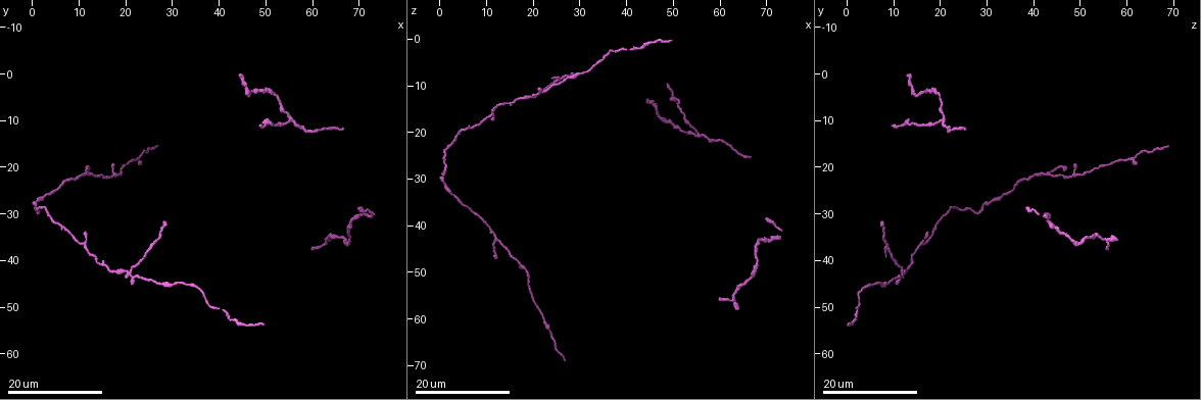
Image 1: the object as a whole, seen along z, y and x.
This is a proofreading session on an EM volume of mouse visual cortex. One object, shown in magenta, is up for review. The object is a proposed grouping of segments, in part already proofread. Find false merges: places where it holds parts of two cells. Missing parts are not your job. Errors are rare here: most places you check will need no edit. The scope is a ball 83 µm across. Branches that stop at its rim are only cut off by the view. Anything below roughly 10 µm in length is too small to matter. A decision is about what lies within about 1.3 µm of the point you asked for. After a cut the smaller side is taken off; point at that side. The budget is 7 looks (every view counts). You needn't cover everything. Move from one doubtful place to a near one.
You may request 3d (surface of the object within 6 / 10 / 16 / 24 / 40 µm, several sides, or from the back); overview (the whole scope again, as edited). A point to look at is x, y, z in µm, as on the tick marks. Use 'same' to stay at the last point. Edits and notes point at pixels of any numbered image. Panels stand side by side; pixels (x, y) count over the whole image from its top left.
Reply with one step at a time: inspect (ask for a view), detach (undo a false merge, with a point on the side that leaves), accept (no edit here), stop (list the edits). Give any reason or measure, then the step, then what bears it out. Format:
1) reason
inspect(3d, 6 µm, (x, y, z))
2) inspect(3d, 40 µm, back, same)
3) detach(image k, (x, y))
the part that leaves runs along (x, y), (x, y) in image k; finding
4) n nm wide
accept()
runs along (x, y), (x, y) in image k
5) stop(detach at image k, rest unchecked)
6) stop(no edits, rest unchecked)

three-way junction
inspect(3d, 16 µm, (55.5, 10.0, 21.0))

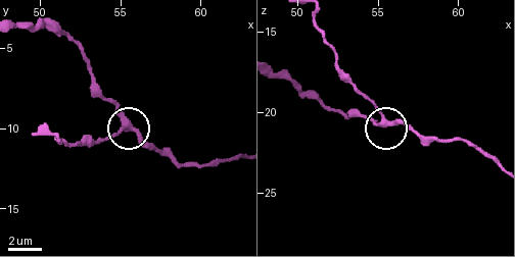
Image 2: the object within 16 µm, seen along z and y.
closer look
inspect(3d, 10 µm, (55.5, 9.8, 20.6))

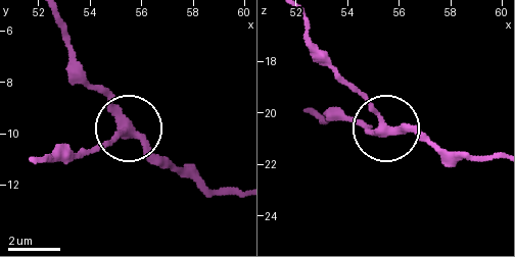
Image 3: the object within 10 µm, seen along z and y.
290 nm wide
detach(image 3, (105, 144))
the part that leaves runs along (127, 130), (76, 156), (45, 156) in image 3; two cells meet here

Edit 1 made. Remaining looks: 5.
inspect(overview)

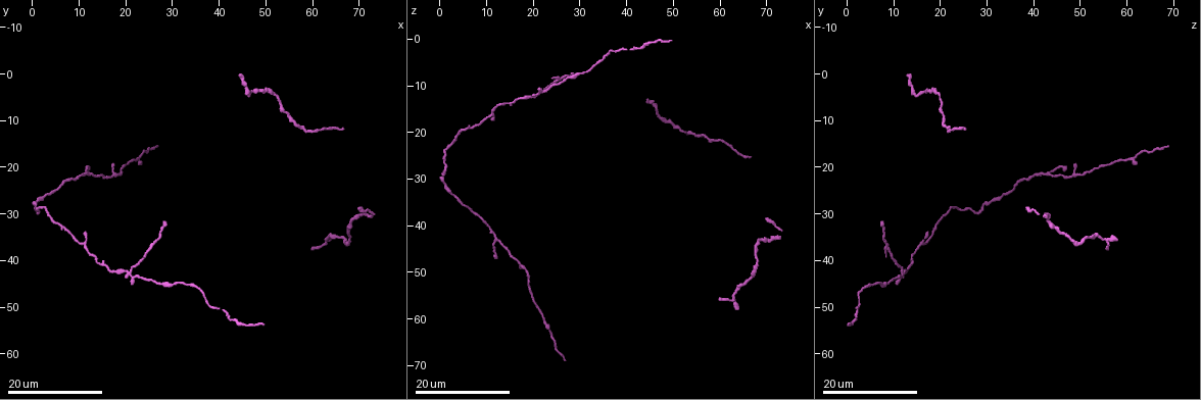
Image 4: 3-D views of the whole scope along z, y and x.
four arms meet
inspect(3d, 16 µm, (21.0, 43.0, 12.0))

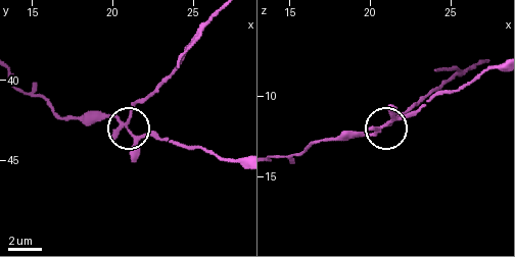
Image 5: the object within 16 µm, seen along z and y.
inspect(3d, 10 µm, (20.8, 42.7, 11.8))

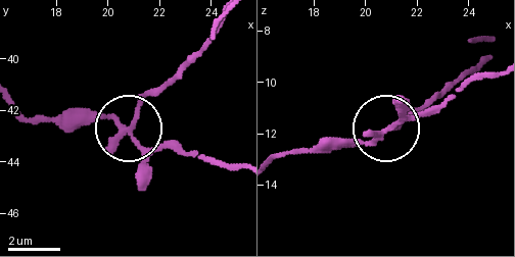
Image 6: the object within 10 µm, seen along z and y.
4 arms
detach(image 6, (141, 98))
a second cell is stuck on

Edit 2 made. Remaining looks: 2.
two arms in line, one across
inspect(3d, 16 µm, (10.5, 36.5, 16.5))

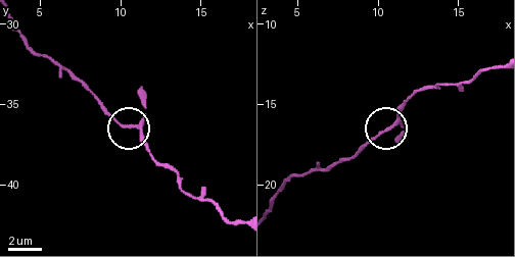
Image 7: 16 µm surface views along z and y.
inspect(3d, 10 µm, (10.7, 36.4, 16.5))

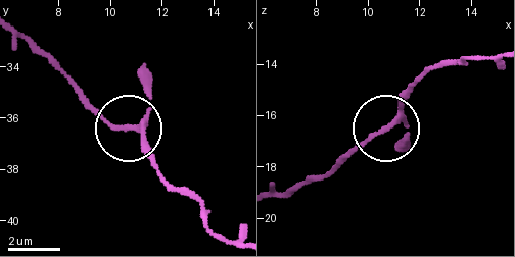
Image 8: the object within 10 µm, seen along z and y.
accept()
runs along (278, 194), (337, 168), (390, 121), (415, 85) in image 8; all the same cell

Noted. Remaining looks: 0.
stop(detach at image 3, detach at image 6, rest unchecked)

